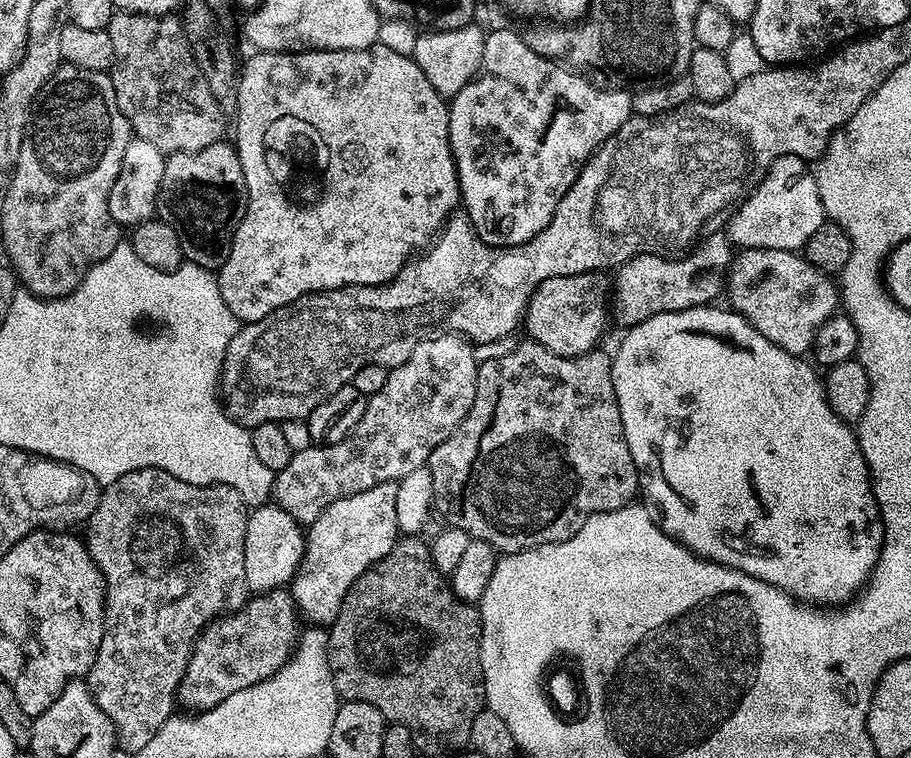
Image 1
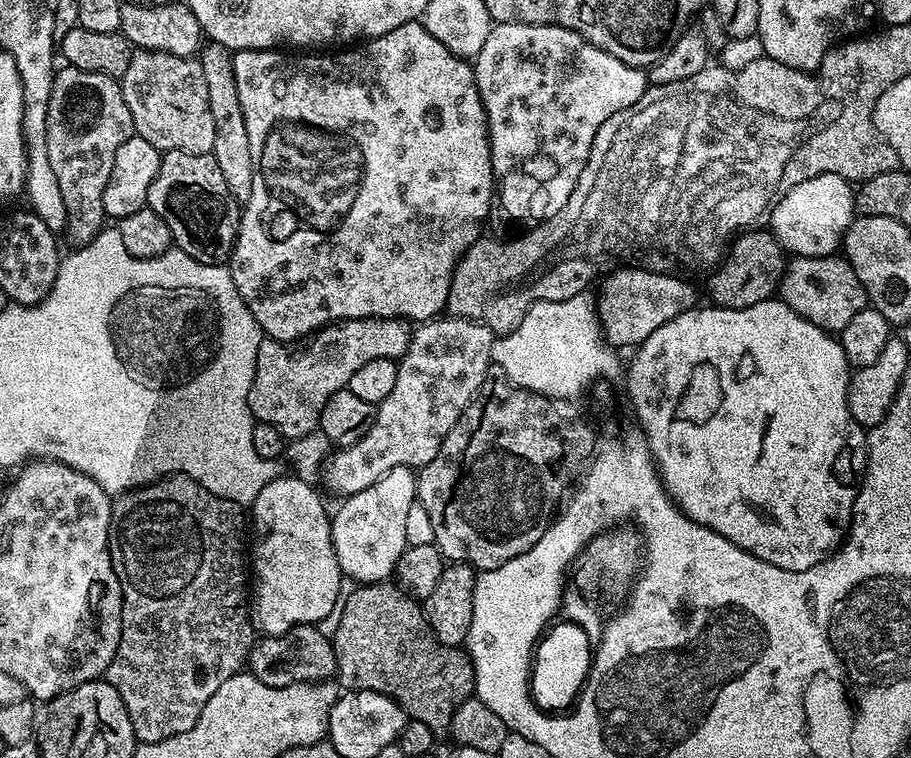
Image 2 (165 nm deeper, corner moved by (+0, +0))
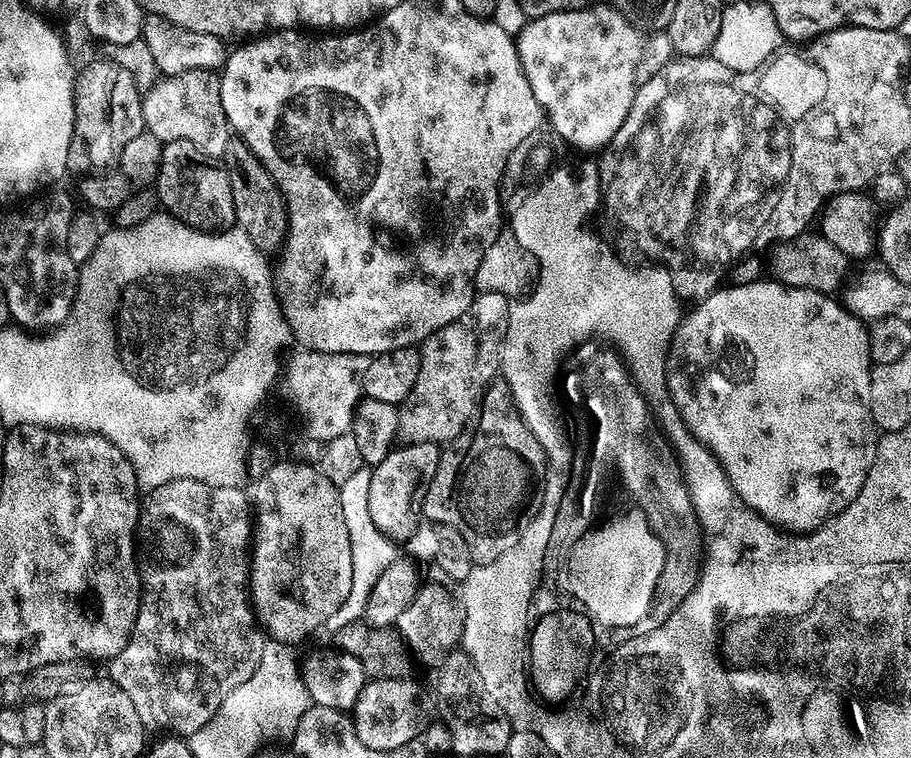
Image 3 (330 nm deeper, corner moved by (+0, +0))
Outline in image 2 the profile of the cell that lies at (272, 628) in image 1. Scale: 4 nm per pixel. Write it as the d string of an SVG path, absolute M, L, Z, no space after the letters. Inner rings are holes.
M303 624L281 636L264 636L261 641L249 652L247 663L252 675L266 686L285 688L291 684L314 684L336 675L331 639L324 637L315 624Z

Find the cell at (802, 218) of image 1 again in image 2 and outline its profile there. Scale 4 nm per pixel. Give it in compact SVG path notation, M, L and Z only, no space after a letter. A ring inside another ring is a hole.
M820 174L783 193L769 213L769 229L780 247L794 256L833 255L843 243L845 230L854 219L853 185L838 174Z

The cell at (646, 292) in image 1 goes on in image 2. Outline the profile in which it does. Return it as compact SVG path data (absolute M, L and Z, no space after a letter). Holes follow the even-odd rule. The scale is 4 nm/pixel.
M744 230L731 241L718 267L707 277L708 296L717 308L749 308L777 295L786 267L786 252L771 231Z

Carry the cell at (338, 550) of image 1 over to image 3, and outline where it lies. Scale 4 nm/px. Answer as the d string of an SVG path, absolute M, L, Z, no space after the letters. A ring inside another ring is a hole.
M406 444L395 447L382 462L371 469L369 493L366 506L369 507L370 522L380 535L393 542L406 542L422 522L422 509L427 487L434 478L434 470L440 461L442 451L439 444Z

